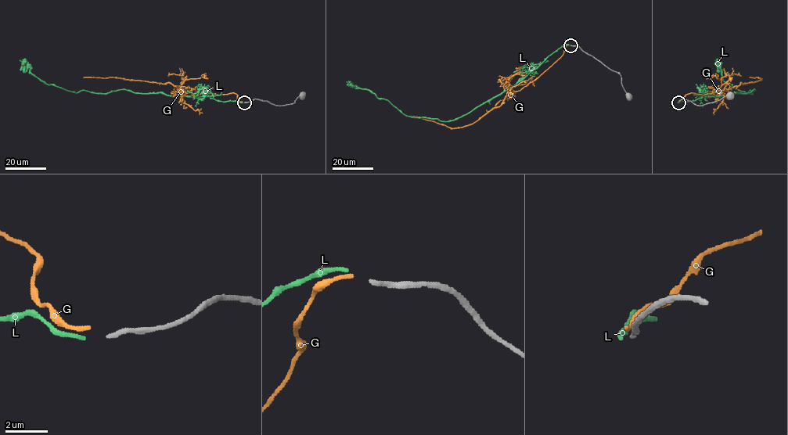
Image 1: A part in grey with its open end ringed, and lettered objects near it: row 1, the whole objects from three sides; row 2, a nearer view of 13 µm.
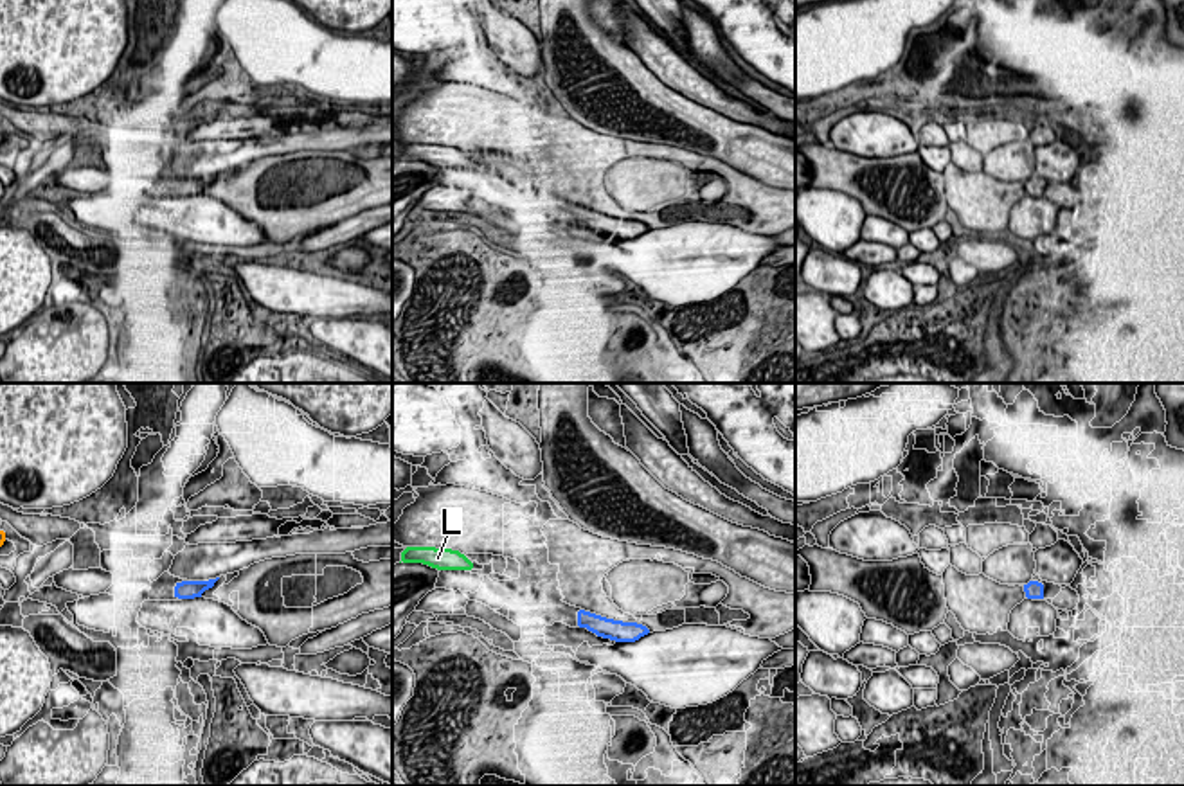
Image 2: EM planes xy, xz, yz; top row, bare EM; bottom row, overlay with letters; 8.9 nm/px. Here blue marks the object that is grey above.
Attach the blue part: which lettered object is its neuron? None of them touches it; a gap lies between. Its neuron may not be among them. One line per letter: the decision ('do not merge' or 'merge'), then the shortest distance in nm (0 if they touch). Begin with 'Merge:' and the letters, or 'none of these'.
Merge: none of these
G: do not merge | 1600 nm
L: do not merge | 1050 nm

